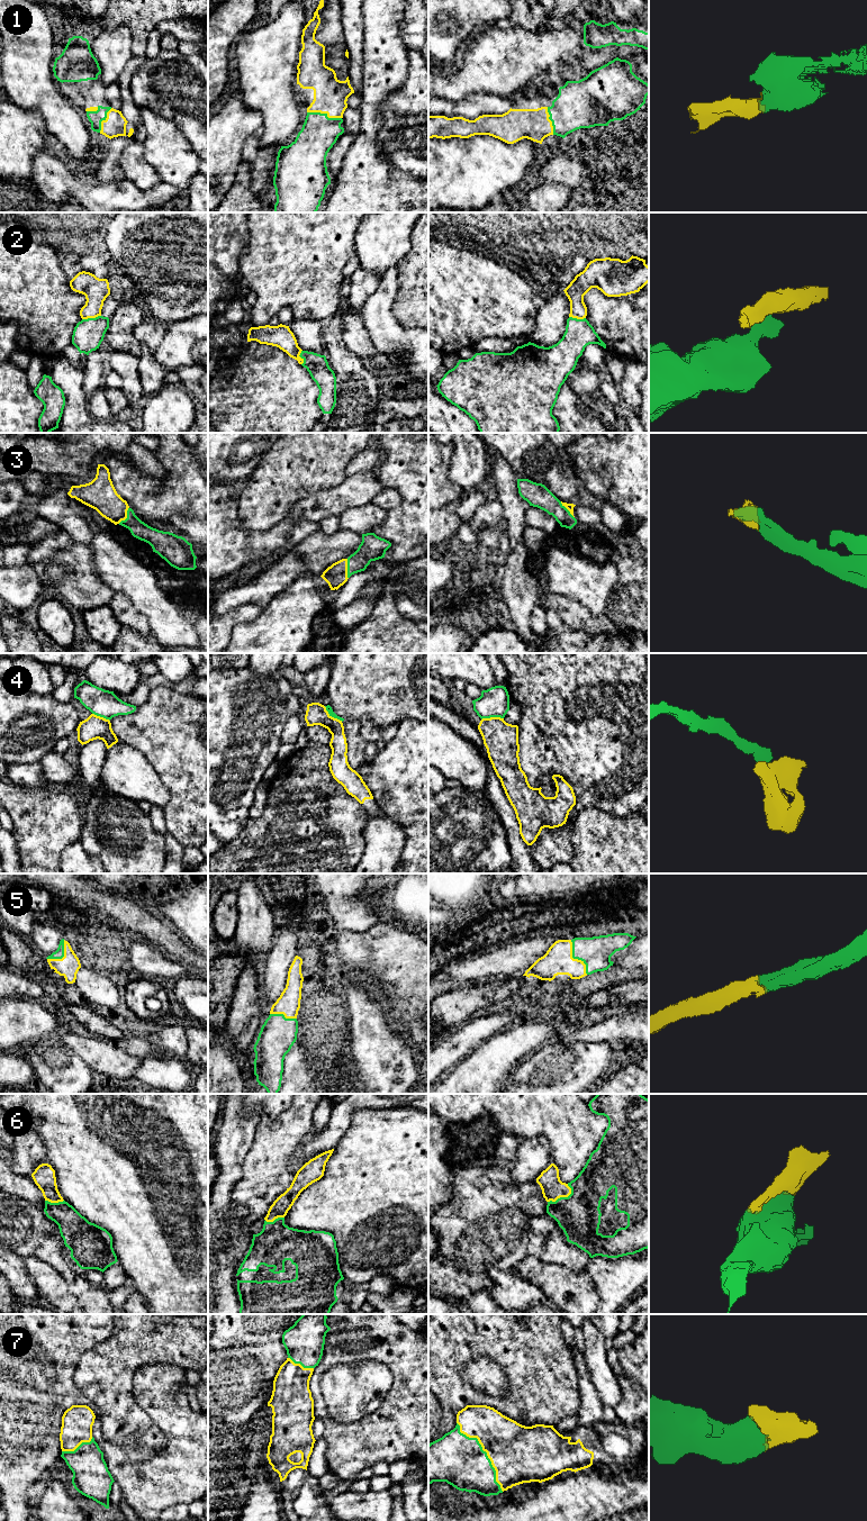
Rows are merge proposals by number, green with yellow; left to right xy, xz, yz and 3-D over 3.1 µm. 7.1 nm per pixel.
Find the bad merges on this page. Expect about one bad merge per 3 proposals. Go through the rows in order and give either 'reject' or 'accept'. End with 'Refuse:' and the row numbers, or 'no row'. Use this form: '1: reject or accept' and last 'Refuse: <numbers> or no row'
1: accept
2: reject
3: accept
4: reject
5: accept
6: accept
7: accept
Refuse: 2, 4

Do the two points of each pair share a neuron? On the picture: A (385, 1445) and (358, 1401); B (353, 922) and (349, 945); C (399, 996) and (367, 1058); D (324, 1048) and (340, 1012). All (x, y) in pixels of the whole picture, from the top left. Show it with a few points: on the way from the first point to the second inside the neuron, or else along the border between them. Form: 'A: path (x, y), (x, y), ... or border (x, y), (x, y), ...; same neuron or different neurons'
A: border (386, 1396), (371, 1413), (354, 1421), (341, 1421); different neurons
B: border (376, 923), (361, 932), (339, 932); different neurons
C: border (368, 993), (389, 1008); different neurons
D: path (325, 1039), (325, 1026), (331, 1021); same neuron

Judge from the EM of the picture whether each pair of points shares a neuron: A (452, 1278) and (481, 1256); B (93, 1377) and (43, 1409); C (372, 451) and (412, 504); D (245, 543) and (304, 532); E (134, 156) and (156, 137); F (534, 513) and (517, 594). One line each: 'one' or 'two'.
A: two
B: two
C: two
D: one
E: two
F: two

